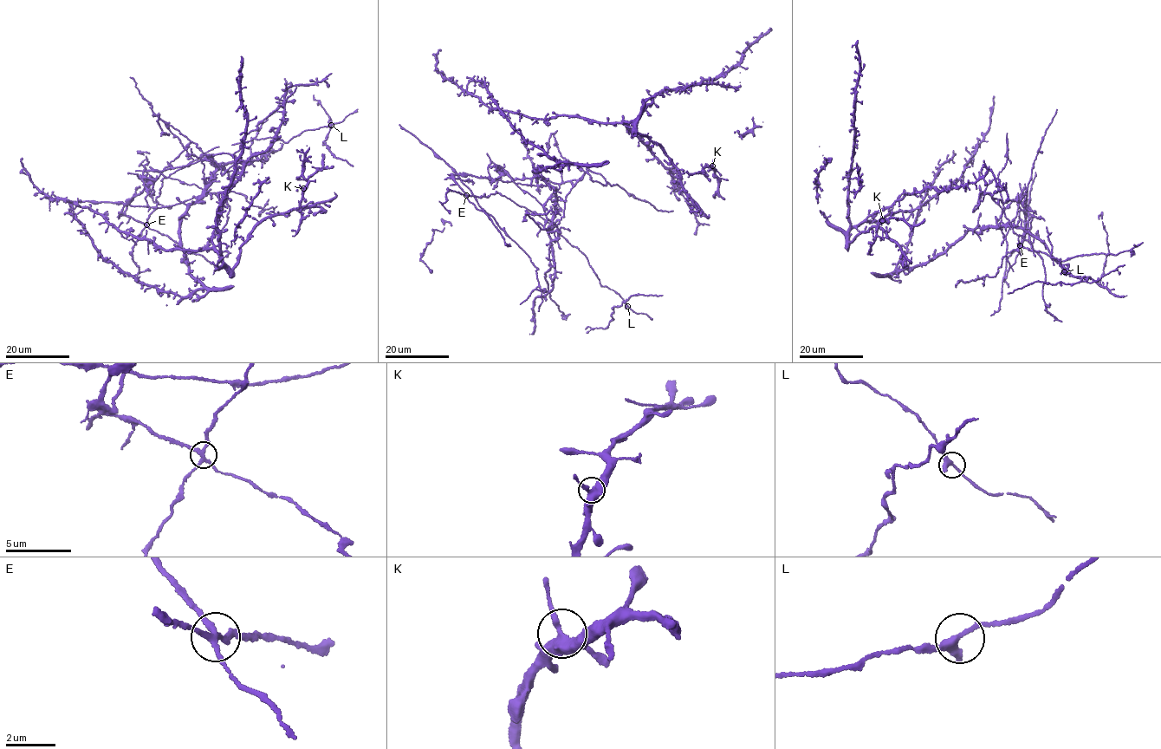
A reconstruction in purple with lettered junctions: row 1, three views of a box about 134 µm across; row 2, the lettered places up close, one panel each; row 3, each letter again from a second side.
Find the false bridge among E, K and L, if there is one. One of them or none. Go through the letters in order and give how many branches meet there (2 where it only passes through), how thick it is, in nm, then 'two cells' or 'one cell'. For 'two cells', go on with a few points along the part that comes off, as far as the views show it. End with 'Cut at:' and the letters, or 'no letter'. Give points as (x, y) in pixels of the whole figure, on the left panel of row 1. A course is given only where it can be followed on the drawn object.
E: branches 4; calibre 260 nm; two cells; course (146, 224), (122, 211), (149, 185), (144, 172), (208, 157), (237, 172), (284, 78)
K: branches 4; calibre 380 nm; one cell
L: branches 3; calibre 280 nm; one cell
Cut at: E

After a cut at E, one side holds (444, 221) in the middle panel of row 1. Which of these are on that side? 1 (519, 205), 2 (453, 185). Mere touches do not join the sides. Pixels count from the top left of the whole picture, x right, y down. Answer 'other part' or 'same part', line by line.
1: same part
2: other part

